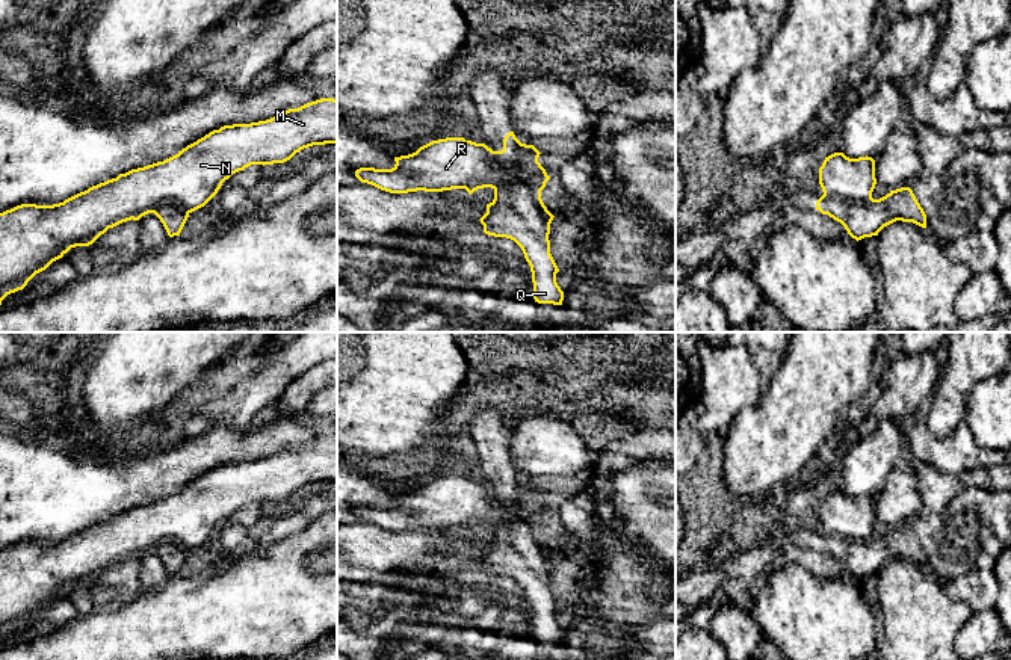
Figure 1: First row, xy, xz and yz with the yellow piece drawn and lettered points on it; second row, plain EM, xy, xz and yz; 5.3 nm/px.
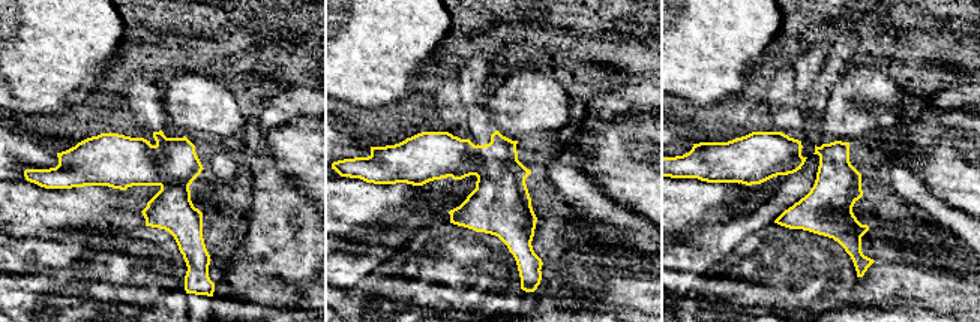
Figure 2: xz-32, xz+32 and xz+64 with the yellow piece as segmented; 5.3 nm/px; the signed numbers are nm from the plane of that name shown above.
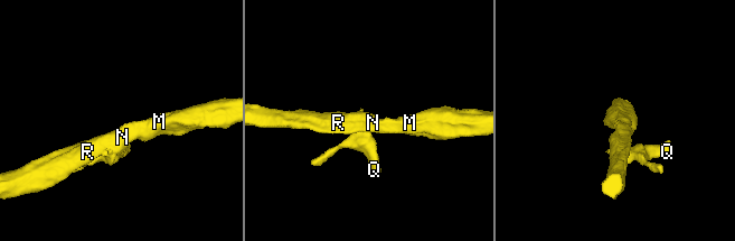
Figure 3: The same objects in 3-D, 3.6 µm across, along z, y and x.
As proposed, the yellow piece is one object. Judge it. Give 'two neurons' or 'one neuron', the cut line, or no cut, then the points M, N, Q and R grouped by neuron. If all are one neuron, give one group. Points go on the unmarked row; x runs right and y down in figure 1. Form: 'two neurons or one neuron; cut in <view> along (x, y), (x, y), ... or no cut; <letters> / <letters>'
two neurons; cut in xz along (520, 482), (520, 497), (513, 514), (540, 529); M N R / Q

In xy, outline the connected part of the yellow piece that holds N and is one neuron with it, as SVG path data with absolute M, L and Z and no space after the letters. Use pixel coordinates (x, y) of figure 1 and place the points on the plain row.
M334 436L316 438L266 459L224 464L163 500L119 512L116 517L92 524L63 541L53 544L21 542L6 548L0 551L0 643L8 633L23 628L36 612L62 597L71 586L92 583L109 566L131 557L139 559L163 542L175 542L192 551L204 545L233 512L251 503L284 501L304 486L325 482L337 482L337 438Z

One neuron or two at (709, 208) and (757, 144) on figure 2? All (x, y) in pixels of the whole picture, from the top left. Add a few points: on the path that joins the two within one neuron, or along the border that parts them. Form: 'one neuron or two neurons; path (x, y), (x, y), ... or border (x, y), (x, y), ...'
two neurons; border (694, 177), (703, 181), (736, 181), (739, 184)

